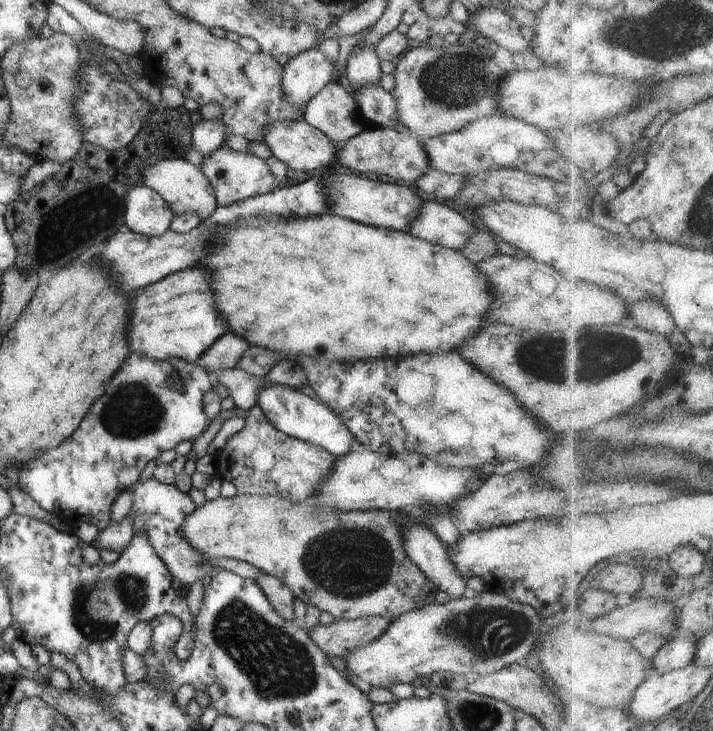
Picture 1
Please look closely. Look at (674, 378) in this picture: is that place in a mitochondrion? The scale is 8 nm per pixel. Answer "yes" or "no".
no

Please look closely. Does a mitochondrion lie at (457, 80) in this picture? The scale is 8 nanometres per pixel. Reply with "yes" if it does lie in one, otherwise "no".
yes

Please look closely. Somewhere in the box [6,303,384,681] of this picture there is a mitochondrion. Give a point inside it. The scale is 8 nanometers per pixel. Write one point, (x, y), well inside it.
(131, 591)

